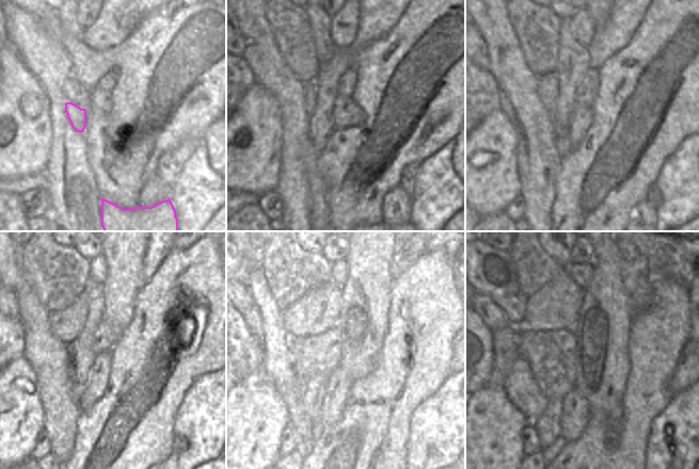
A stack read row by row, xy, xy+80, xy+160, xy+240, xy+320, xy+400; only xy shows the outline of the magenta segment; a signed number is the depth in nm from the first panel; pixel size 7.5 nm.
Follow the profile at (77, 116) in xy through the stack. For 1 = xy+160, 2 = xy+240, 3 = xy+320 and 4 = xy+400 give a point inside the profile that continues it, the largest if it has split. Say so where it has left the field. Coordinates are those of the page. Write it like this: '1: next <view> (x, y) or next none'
1: next xy+160 (547, 86)
2: next xy+240 (66, 324)
3: next xy+320 (318, 310)
4: next xy+400 (555, 307)

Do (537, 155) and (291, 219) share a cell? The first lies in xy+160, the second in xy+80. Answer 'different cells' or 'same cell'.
same cell

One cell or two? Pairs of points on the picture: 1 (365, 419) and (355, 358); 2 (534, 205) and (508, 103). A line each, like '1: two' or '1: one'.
1: two
2: one

